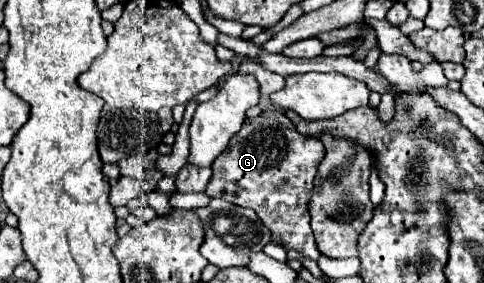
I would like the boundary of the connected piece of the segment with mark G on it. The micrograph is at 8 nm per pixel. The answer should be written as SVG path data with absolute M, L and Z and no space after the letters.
M266 110L258 118L248 118L242 130L228 142L226 150L212 164L212 178L206 186L210 198L222 198L236 206L252 208L264 226L270 228L272 240L282 240L286 250L298 250L318 260L320 252L314 244L308 202L312 196L312 180L324 158L320 138L304 138L282 110Z

